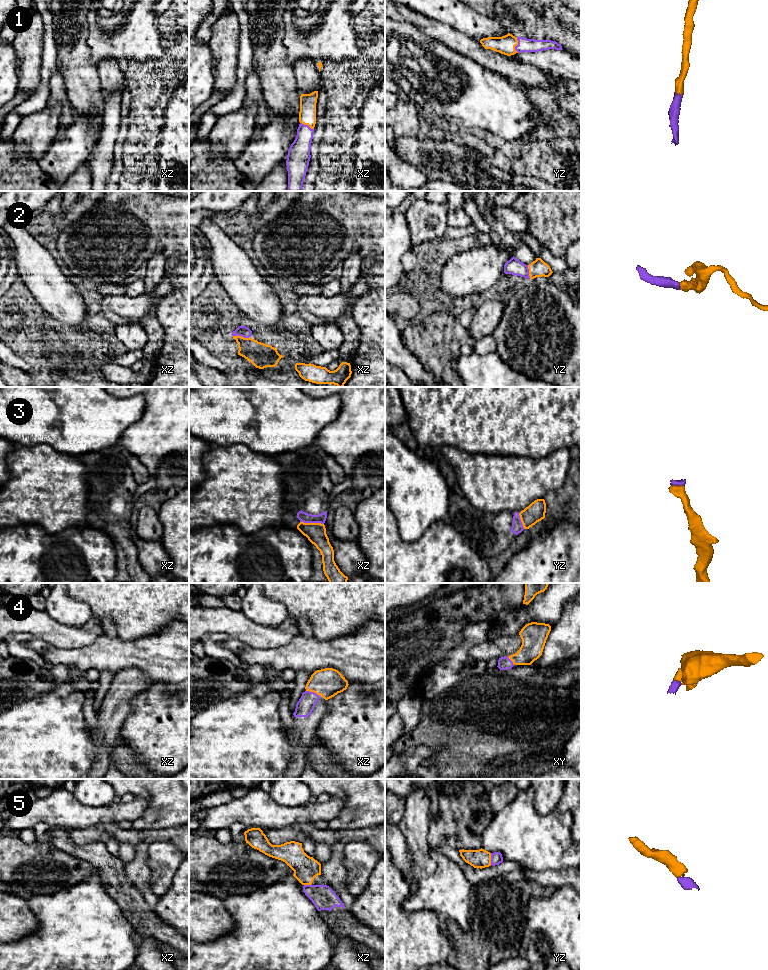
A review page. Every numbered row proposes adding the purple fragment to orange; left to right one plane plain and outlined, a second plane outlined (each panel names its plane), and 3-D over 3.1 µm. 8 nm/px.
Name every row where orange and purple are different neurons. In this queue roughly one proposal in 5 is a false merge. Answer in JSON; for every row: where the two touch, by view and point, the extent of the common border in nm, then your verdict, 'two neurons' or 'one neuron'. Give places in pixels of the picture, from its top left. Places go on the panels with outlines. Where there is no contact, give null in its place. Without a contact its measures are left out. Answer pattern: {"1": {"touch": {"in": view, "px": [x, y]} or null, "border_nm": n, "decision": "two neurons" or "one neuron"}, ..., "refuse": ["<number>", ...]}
{"1": {"touch": {"in": "yz", "px": [516, 45]}, "border_nm": 130, "decision": "one neuron"}, "2": {"touch": {"in": "xz", "px": [241, 336]}, "border_nm": 130, "decision": "one neuron"}, "3": {"touch": {"in": "xz", "px": [312, 523]}, "border_nm": 190, "decision": "one neuron"}, "4": {"touch": {"in": "xz", "px": [312, 691]}, "border_nm": 110, "decision": "one neuron"}, "5": {"touch": {"in": "yz", "px": [490, 859]}, "border_nm": 100, "decision": "one neuron"}, "refuse": []}

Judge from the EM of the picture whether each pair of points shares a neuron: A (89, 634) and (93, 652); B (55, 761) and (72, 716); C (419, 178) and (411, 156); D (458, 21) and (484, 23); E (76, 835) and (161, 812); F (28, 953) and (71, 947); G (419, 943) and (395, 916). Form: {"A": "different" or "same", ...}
{"A": "different", "B": "same", "C": "different", "D": "same", "E": "different", "F": "same", "G": "same"}

